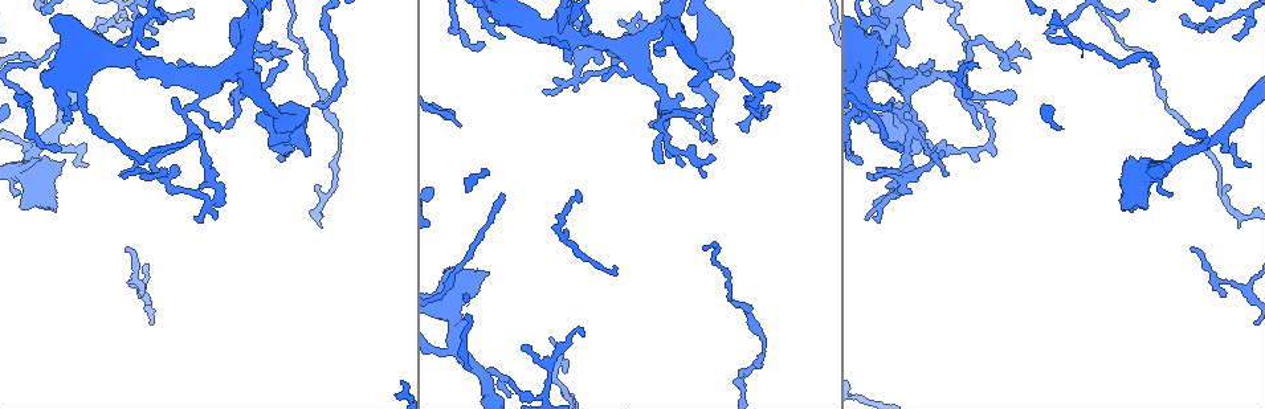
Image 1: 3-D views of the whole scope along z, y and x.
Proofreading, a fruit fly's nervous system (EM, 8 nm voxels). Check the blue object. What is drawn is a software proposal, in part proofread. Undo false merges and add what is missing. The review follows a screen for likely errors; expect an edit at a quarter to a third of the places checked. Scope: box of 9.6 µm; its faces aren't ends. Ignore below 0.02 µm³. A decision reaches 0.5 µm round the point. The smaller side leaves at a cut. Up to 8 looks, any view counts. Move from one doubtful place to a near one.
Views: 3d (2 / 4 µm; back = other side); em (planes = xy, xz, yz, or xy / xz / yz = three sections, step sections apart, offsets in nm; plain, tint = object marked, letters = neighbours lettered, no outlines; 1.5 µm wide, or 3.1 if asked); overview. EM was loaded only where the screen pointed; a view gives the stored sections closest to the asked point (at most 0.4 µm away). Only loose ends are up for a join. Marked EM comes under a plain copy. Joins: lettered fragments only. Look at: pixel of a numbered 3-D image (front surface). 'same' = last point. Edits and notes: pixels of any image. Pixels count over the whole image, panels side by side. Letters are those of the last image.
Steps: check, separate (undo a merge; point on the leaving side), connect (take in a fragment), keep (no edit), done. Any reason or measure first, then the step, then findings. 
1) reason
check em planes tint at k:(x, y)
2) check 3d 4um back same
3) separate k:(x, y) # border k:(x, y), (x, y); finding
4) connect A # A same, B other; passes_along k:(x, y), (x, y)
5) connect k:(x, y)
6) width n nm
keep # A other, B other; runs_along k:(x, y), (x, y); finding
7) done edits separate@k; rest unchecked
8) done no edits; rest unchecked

free end
check 3d 2um at 1:(703, 176)

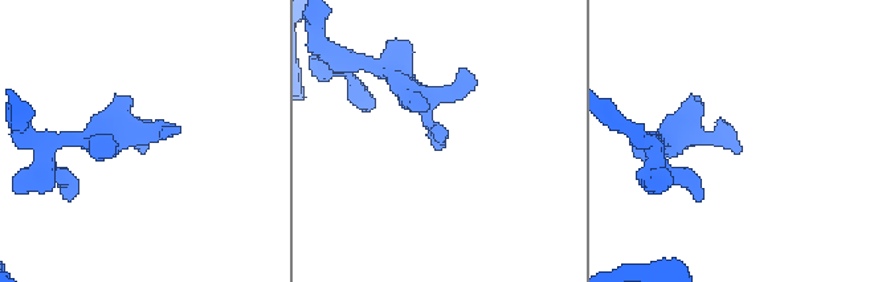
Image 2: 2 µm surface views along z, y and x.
check em planes letters at 2:(735, 153)

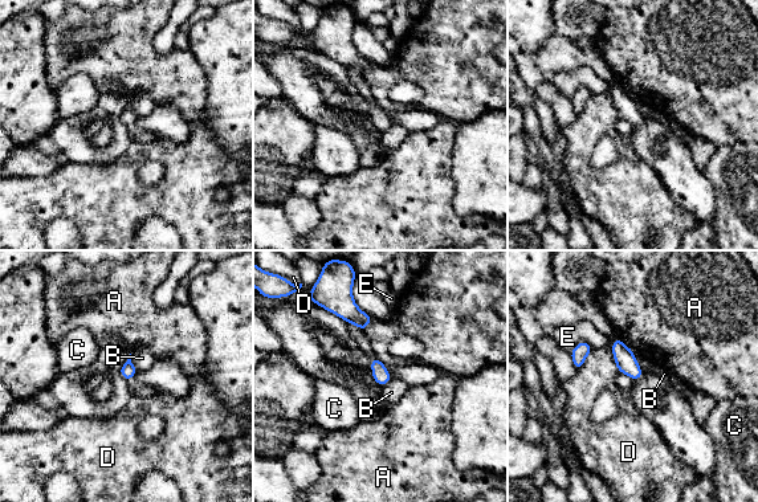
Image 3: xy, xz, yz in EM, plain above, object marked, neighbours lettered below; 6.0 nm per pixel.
keep # A other, B other, C other, D other, E other; border 3:(130, 354), (130, 360), (137, 371); no lettered fragment goes on from it

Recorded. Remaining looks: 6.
calibre changes
check 3d 4um at 1:(544, 33)

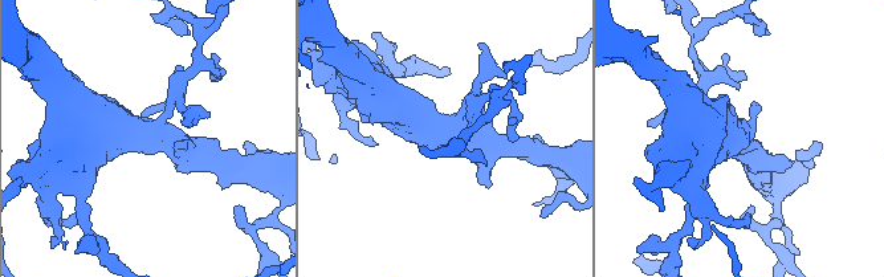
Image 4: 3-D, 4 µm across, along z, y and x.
arms 3
check em 3.1um planes tint at 4:(154, 137)

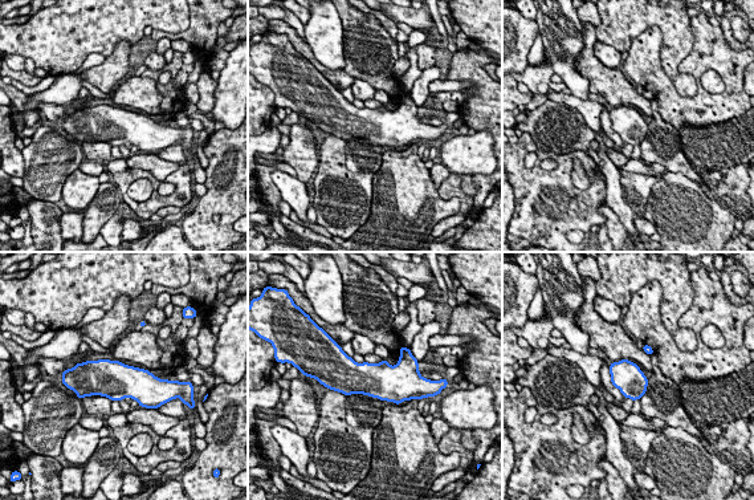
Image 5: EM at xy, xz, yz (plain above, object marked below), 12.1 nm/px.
check em 3.1um planes letters same

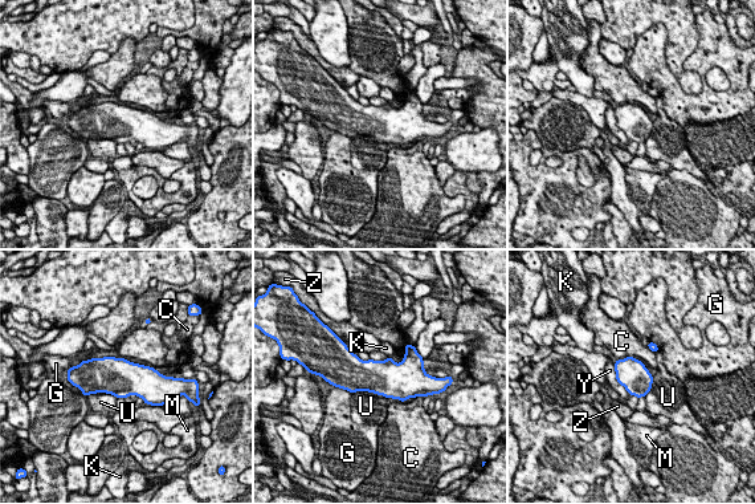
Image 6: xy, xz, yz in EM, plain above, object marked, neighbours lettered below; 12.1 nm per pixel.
keep # C other, G other, K other, M other, U other, Y other, Z other; border 6:(612, 364), (616, 379), (631, 394); all the same cell

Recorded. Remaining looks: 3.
sharp bend
check 3d 2um at 1:(670, 103)

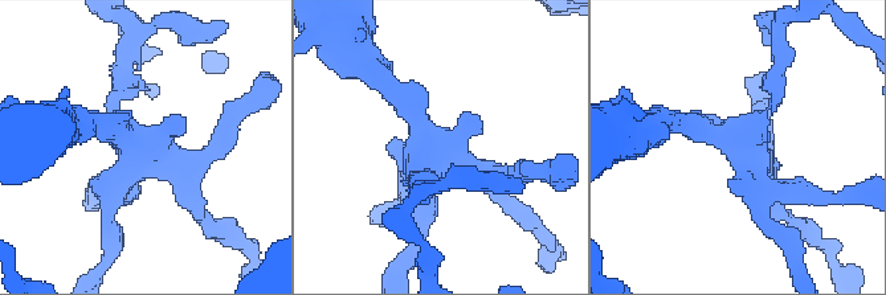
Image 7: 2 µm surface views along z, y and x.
check em xy step 8 letters at 7:(131, 134)

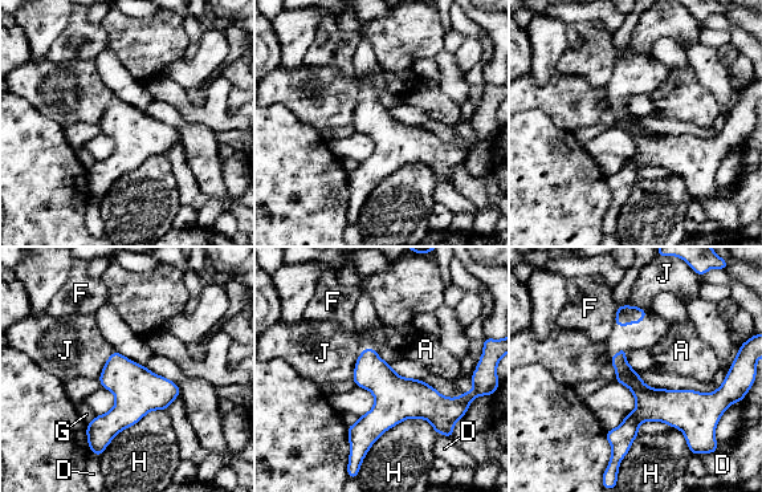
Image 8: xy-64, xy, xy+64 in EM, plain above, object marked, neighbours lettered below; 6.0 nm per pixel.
cut it another way
check em planes letters same

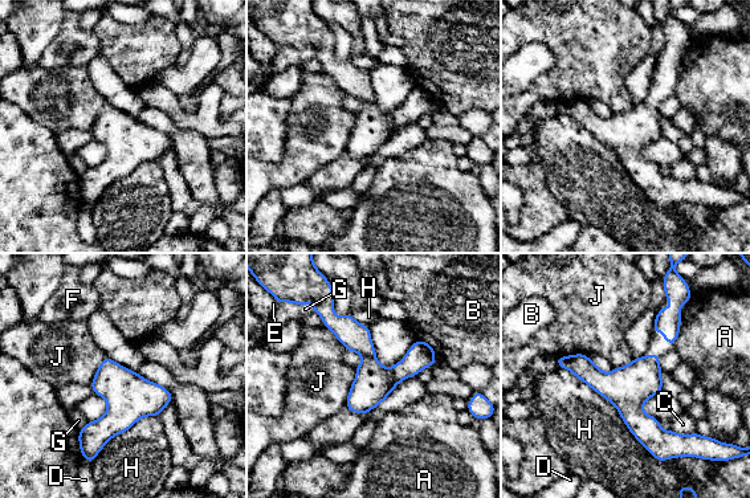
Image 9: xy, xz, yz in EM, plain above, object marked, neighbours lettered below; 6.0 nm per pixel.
keep # A other, B other, C other, D other, E other, F other, G other, H other, J other; border 9:(357, 367), (357, 375), (345, 405); one cell here

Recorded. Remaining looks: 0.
done no edits; rest unchecked

